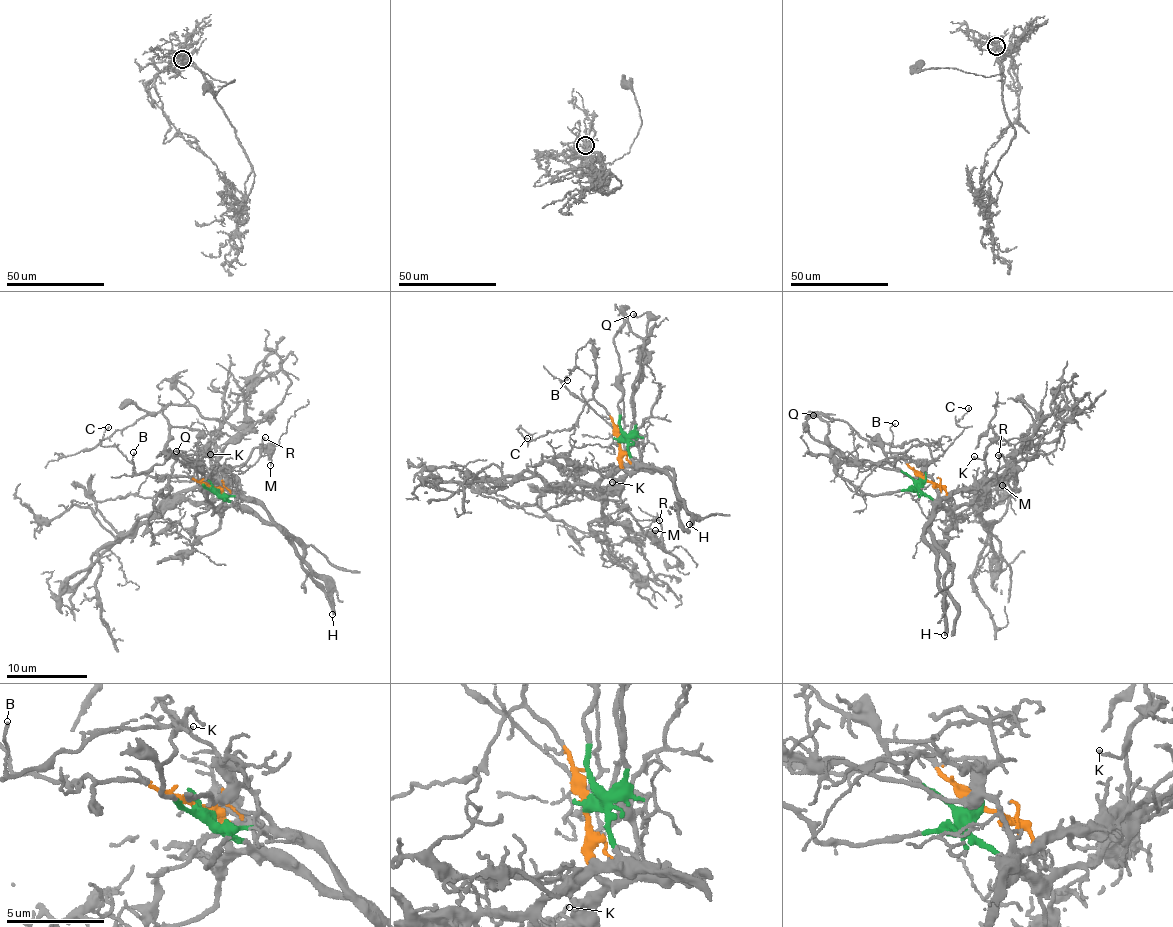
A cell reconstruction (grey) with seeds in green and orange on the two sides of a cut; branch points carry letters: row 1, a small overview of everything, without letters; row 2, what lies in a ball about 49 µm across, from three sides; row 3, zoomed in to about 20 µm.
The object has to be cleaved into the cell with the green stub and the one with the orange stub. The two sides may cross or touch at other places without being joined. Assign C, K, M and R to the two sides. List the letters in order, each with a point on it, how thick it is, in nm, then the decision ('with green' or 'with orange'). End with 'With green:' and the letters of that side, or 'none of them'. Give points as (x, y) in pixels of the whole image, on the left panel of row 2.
C: at (108, 427); 120 nm thick; with orange
K: at (210, 454); 140 nm thick; with orange
M: at (270, 465); 130 nm thick; with green
R: at (265, 437); 140 nm thick; with green
With green: M, R

